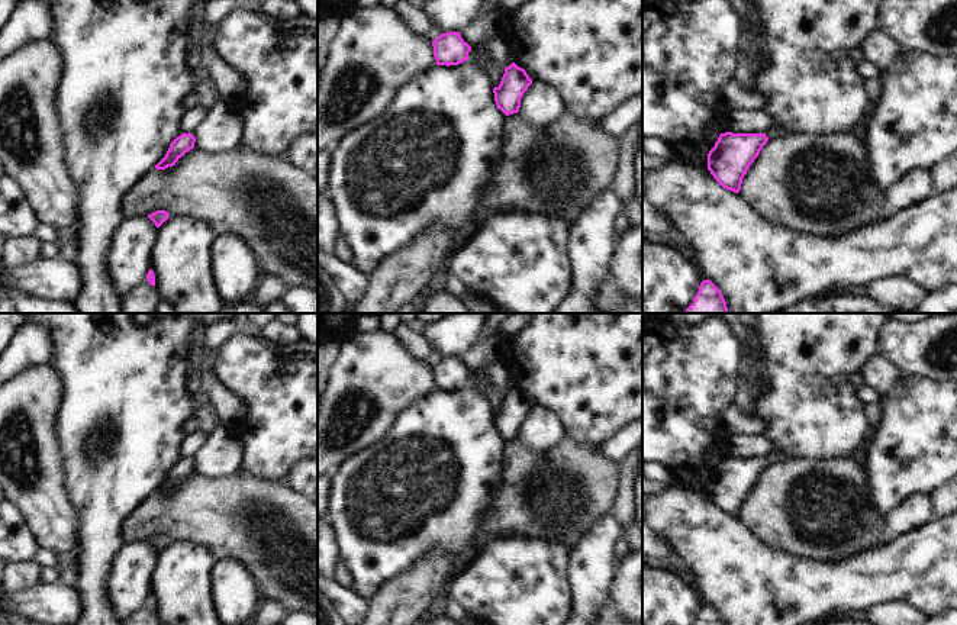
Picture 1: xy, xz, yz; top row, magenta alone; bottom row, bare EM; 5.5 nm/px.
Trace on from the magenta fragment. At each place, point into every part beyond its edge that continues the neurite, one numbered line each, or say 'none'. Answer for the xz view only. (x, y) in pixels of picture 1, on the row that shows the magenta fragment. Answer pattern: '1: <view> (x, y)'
none

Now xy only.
none

